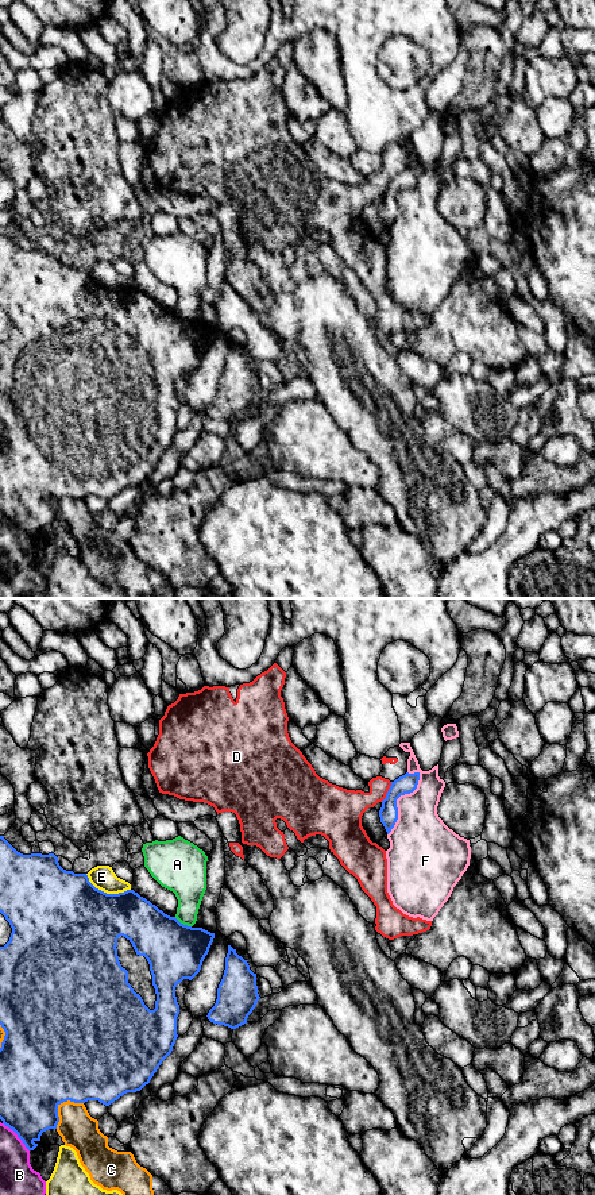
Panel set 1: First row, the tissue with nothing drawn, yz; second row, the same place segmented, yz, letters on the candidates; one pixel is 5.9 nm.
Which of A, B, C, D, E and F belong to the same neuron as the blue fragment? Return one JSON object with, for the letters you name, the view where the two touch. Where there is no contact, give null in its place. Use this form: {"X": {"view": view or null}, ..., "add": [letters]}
{"add": []}

